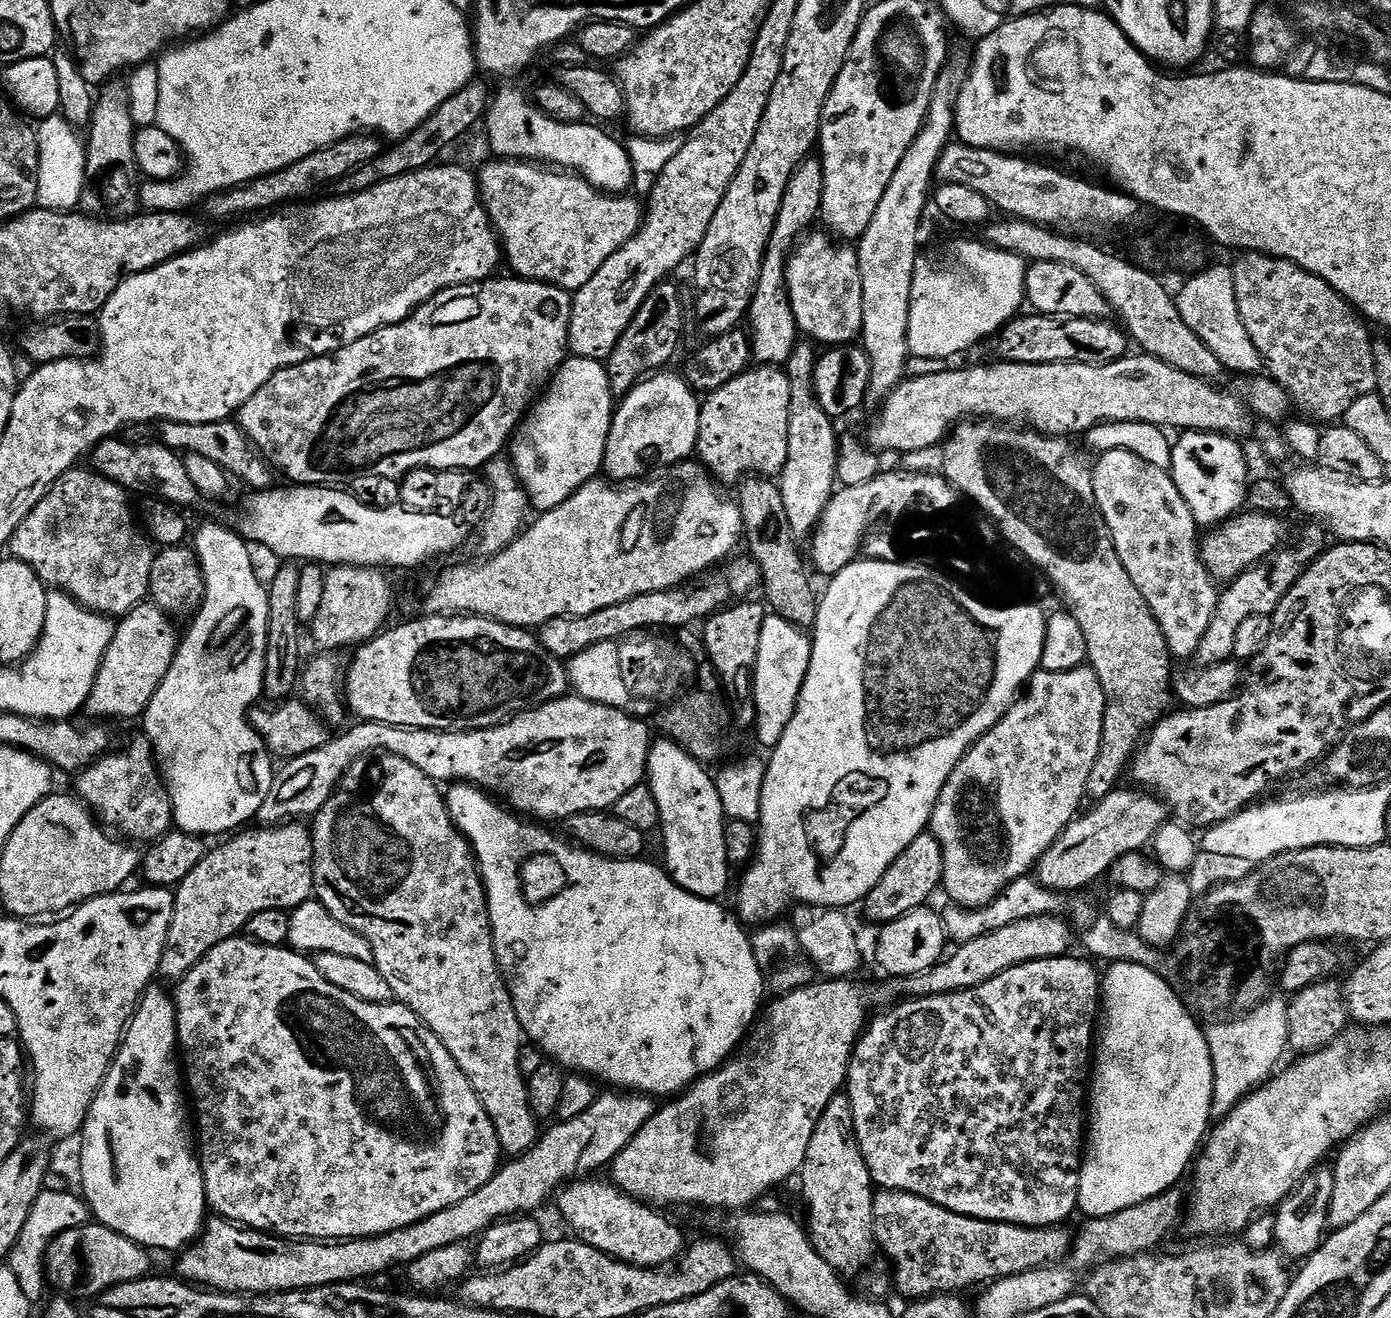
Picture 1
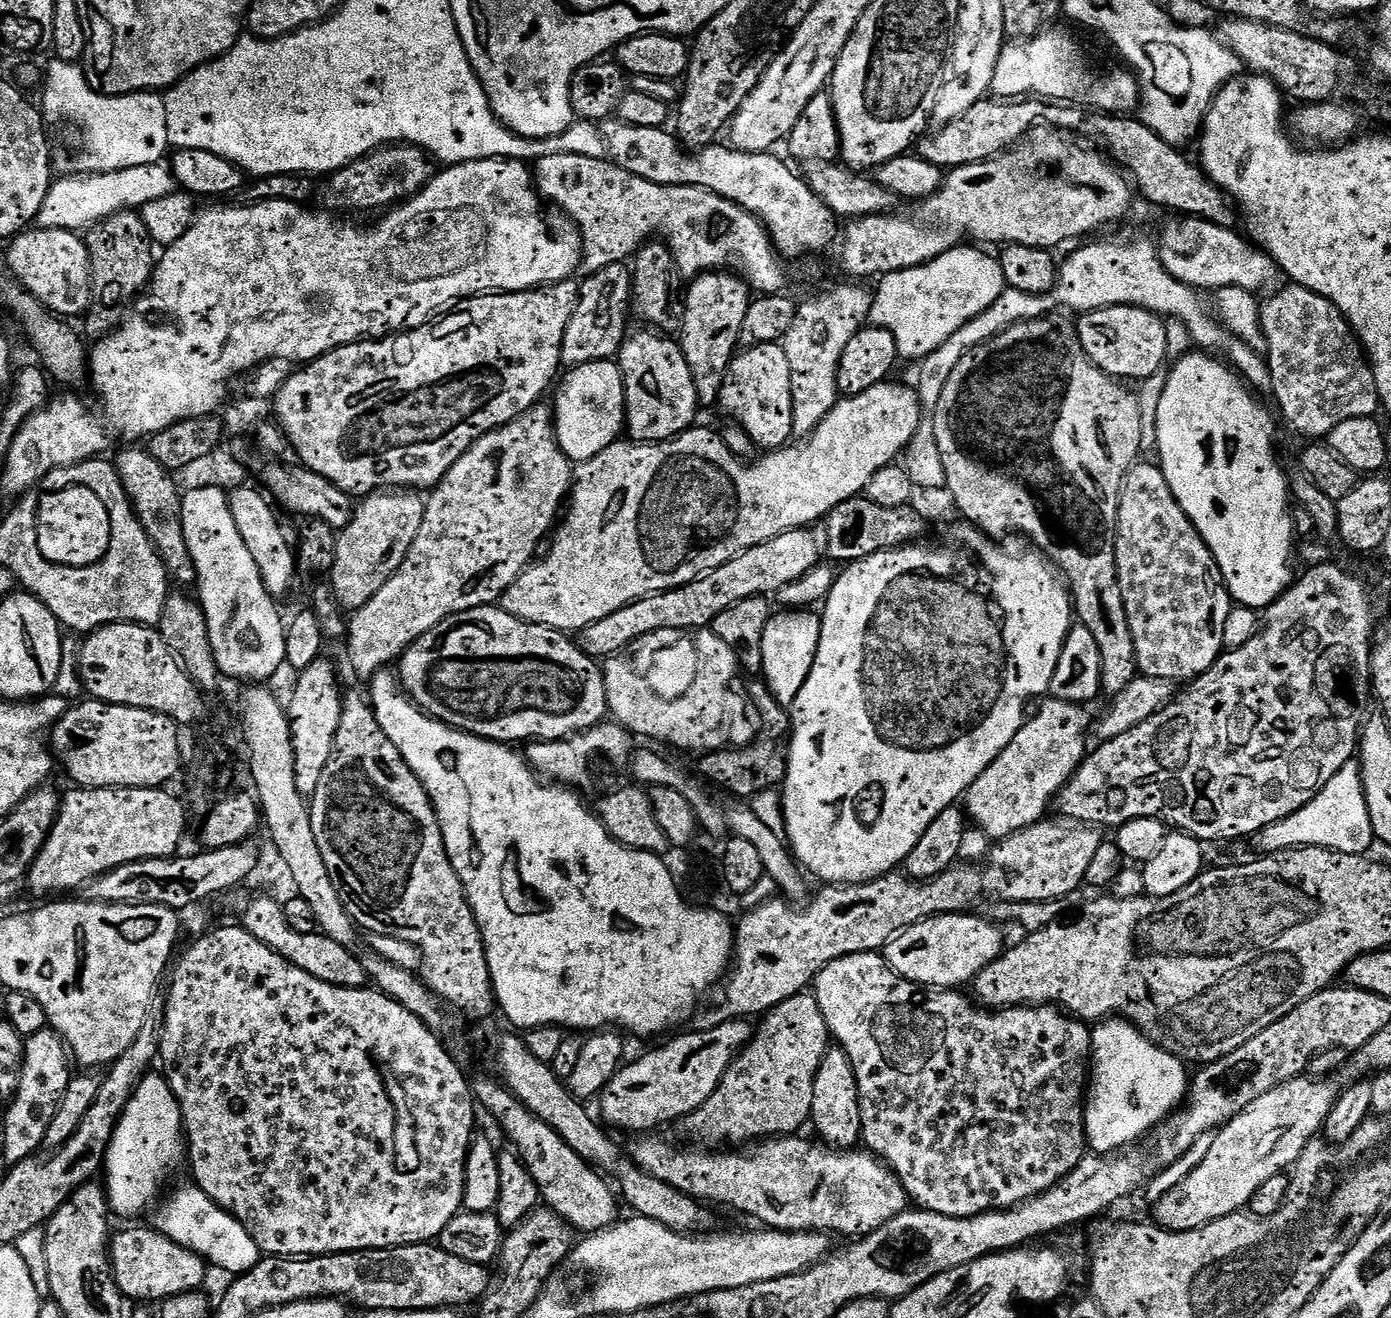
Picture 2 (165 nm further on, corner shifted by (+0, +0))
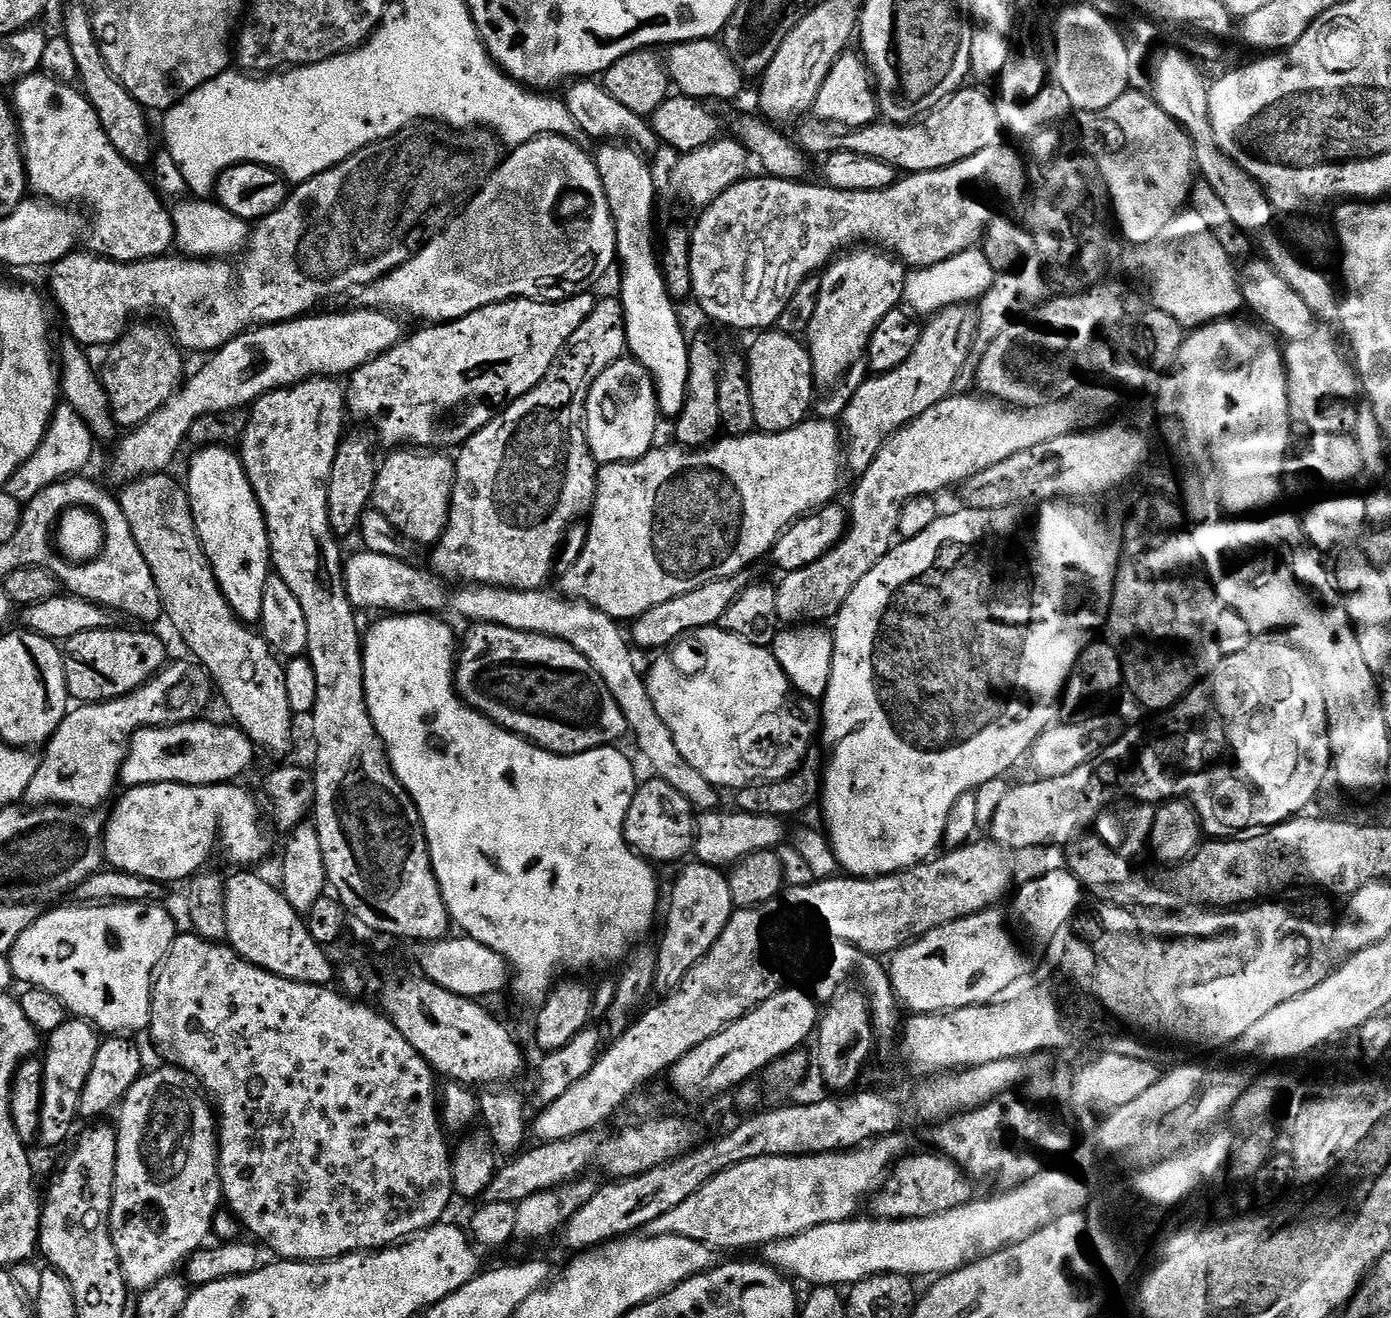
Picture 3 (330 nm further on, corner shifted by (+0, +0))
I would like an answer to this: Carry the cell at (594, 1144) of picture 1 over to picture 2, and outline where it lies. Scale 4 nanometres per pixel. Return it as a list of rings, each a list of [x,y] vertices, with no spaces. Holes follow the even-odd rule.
[[[724,1018],[713,1028],[676,1036],[633,1064],[625,1063],[598,1097],[603,1123],[631,1134],[652,1134],[663,1129],[663,1124],[683,1121],[718,1090],[726,1070],[752,1039],[754,1028],[748,1024],[744,1018]]]

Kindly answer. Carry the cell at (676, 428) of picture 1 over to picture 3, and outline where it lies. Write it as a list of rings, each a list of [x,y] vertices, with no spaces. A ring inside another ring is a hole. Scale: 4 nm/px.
[[[604,142],[599,145],[600,148],[594,152],[594,159],[596,161],[596,169],[602,178],[602,190],[606,194],[606,202],[610,206],[610,214],[614,218],[614,230],[616,231],[616,255],[619,260],[618,272],[620,268],[620,293],[618,299],[621,306],[624,307],[624,321],[626,322],[626,338],[628,339],[627,351],[631,354],[633,359],[639,361],[640,365],[646,369],[652,376],[652,385],[656,388],[656,406],[661,417],[669,416],[675,418],[680,415],[684,399],[686,398],[686,390],[688,389],[688,346],[690,343],[689,337],[684,337],[684,332],[680,329],[680,320],[676,317],[677,305],[674,303],[671,296],[668,295],[666,290],[666,282],[664,276],[660,272],[660,262],[658,259],[657,247],[652,246],[652,214],[656,208],[656,180],[652,177],[652,168],[647,164],[645,157],[641,155],[635,147],[629,146],[624,142]]]

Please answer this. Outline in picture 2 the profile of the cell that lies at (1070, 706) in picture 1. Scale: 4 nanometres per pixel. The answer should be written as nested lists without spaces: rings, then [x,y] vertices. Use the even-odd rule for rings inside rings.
[[[1057,698],[1044,702],[1033,716],[1031,713],[1025,719],[1010,746],[978,774],[966,793],[966,812],[971,823],[984,831],[992,842],[1005,840],[1018,830],[1041,823],[1047,817],[1044,815],[1048,807],[1053,807],[1056,797],[1090,751],[1090,743],[1084,737],[1090,732],[1089,709]]]

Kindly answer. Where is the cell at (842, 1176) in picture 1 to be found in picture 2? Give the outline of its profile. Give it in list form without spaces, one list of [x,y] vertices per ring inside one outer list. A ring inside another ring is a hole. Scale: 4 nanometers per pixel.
[[[839,1046],[829,1047],[828,1053],[822,1058],[822,1066],[818,1066],[818,1074],[814,1078],[814,1102],[810,1117],[811,1127],[816,1127],[816,1132],[825,1145],[835,1146],[840,1150],[852,1150],[862,1140],[862,1110],[860,1109],[860,1095],[858,1094],[858,1078],[854,1074],[854,1066],[850,1058]]]

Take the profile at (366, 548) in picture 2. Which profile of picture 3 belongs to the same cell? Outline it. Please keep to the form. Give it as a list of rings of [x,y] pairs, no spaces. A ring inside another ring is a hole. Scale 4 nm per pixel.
[[[392,450],[388,457],[376,469],[376,485],[372,495],[372,504],[386,518],[394,522],[394,526],[406,538],[415,540],[417,545],[435,545],[448,525],[452,491],[456,481],[456,462],[451,455],[440,450]]]

